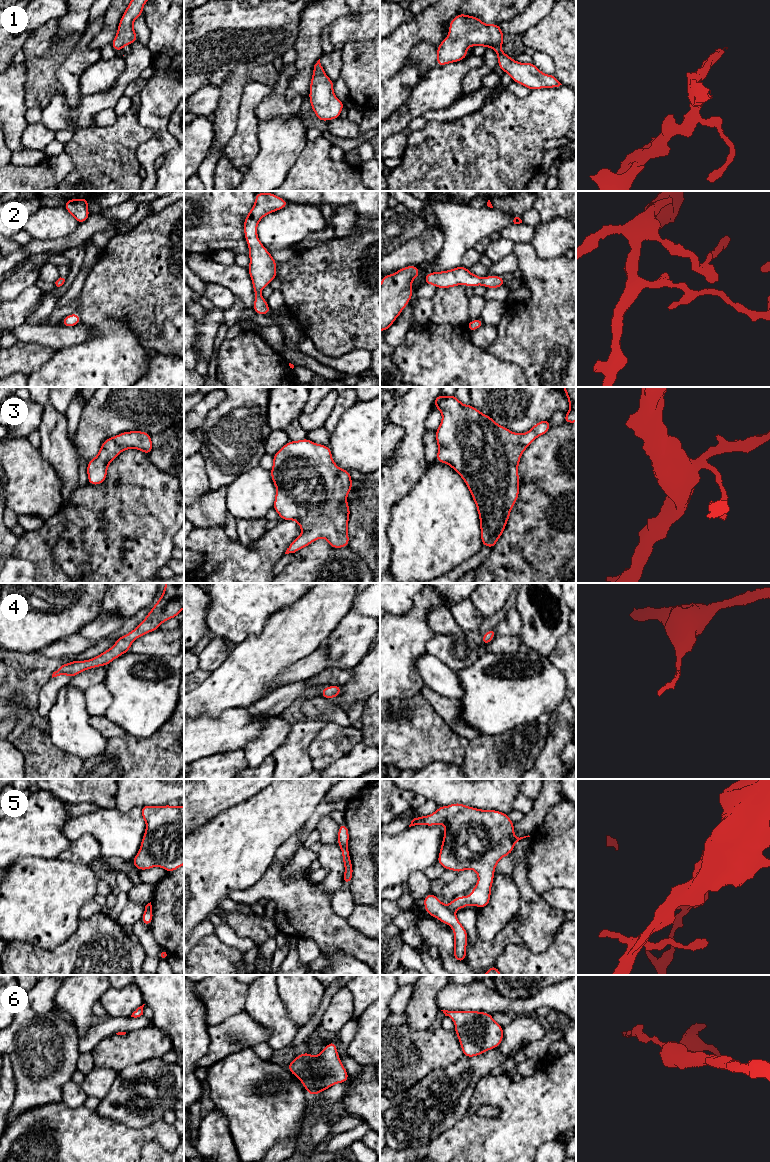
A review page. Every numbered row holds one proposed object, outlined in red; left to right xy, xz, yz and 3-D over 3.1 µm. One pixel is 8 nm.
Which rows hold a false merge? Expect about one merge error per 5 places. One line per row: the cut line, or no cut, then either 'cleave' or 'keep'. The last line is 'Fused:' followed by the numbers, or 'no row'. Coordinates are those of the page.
1: cut none; keep
2: cut none; keep
3: cut none; keep
4: cut none; keep
5: cut yz (447, 905), (453, 912); cleave
6: cut none; keep
Fused: 5

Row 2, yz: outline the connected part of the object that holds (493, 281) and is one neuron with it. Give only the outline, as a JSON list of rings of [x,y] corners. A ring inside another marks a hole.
[[[462,265],[452,270],[441,272],[431,272],[425,275],[425,284],[434,285],[438,288],[450,288],[458,285],[478,286],[483,285],[486,288],[499,288],[504,286],[502,276],[479,277],[472,274],[469,269]]]

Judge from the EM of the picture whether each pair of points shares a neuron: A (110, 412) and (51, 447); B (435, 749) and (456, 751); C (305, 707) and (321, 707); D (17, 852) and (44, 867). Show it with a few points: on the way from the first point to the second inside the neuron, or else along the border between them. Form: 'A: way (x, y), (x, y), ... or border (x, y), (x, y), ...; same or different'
A: way (94, 428), (89, 437), (77, 449), (67, 449); same
B: way (440, 749), (451, 749); same
C: way (309, 707), (317, 707); same
D: border (49, 858), (26, 857), (16, 860), (10, 866); different

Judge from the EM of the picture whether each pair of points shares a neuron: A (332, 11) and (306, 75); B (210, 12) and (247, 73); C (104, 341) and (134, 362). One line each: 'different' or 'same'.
A: same
B: different
C: same

